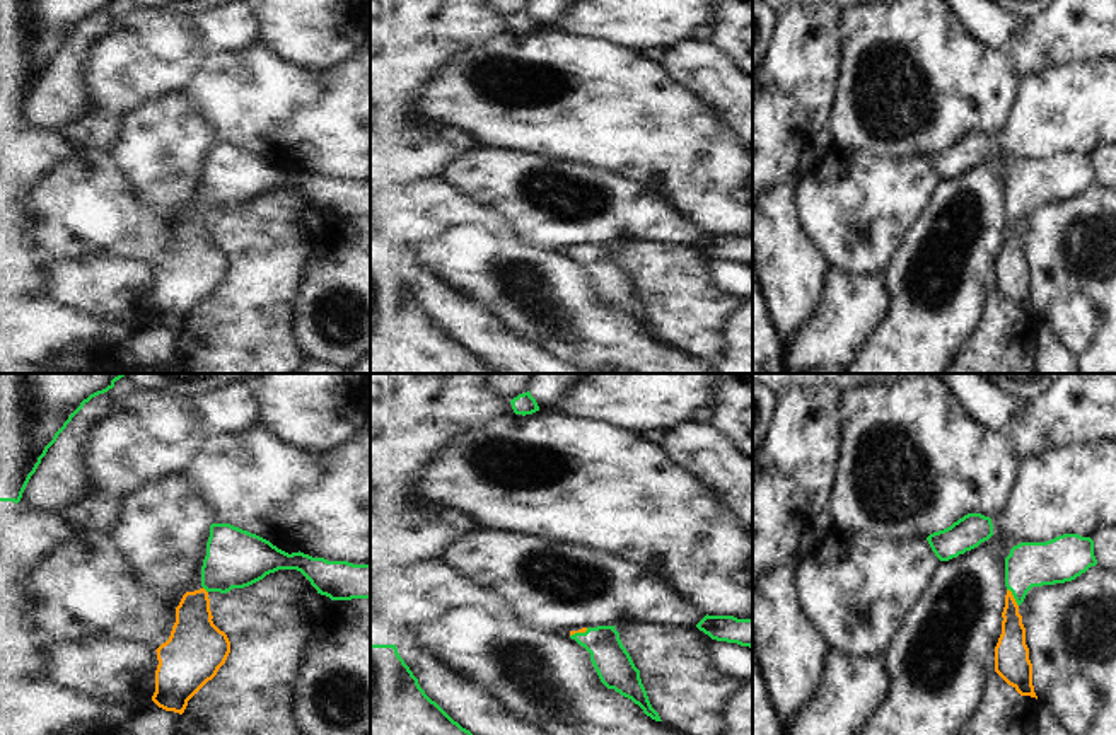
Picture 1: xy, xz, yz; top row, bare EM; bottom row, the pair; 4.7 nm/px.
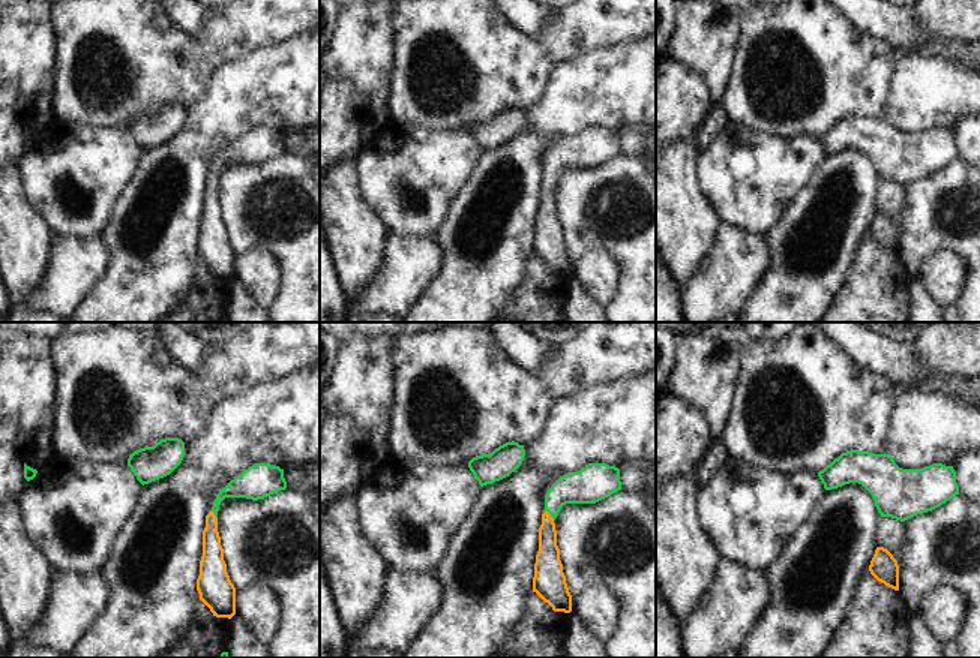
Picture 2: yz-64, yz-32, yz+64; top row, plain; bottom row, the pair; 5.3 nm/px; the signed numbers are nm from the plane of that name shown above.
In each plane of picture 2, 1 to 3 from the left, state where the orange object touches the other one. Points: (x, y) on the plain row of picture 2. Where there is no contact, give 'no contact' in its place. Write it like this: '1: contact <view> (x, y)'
1: contact yz-64 (213, 176)
2: contact yz-32 (550, 177)
3: no contact

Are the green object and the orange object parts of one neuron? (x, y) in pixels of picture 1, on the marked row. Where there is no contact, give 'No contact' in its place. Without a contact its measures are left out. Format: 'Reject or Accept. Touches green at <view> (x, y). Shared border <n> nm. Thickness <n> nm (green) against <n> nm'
Accept. Touches green at yz (1014, 597). Shared border 100 nm. Thickness 220 nm (green) against 150 nm

